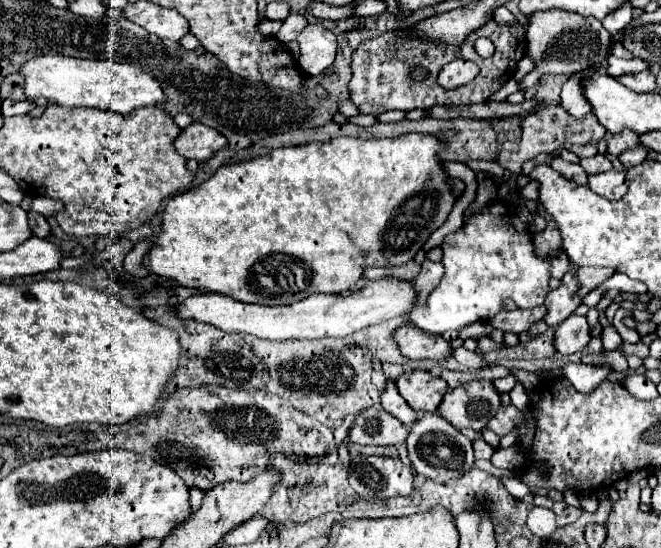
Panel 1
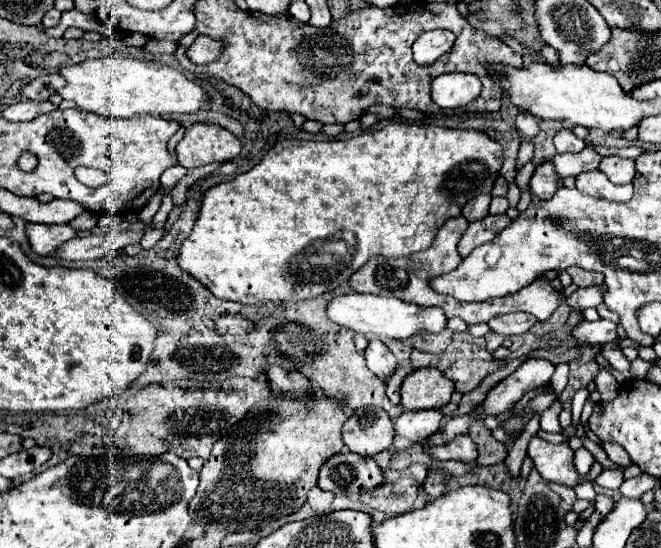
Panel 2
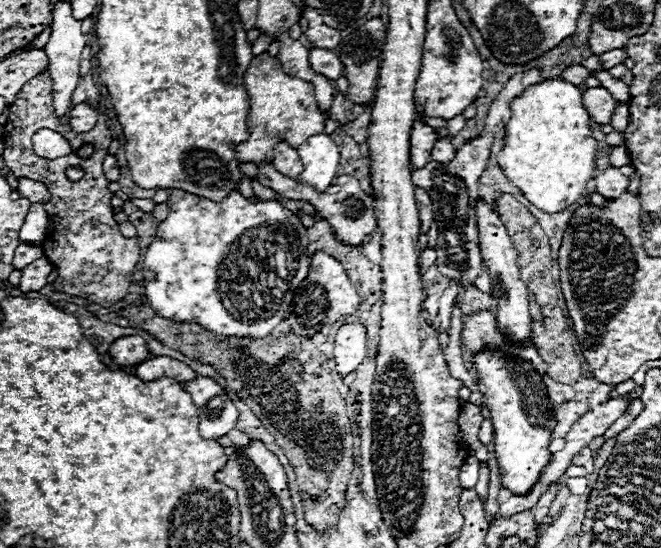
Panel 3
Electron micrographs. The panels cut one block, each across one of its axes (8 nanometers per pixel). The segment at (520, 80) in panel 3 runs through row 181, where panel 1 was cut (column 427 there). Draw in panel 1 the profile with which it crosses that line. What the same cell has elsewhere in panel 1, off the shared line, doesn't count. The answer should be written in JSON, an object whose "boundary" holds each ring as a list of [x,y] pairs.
{"boundary":[[[420,412],[418,420],[410,428],[406,446],[408,446],[408,458],[412,462],[412,468],[418,474],[422,474],[438,484],[446,484],[448,480],[466,474],[474,464],[472,442],[462,432],[458,432],[454,426],[450,426],[446,420],[438,418],[438,414]]]}

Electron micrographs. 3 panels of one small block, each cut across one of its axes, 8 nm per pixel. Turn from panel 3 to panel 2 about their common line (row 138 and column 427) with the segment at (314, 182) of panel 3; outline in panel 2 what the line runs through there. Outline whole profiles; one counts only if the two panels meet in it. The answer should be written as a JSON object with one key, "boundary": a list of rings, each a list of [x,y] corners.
{"boundary":[[[346,294],[330,300],[328,304],[328,318],[336,324],[350,328],[354,332],[362,332],[366,336],[374,338],[390,338],[390,340],[406,340],[414,334],[422,332],[442,332],[446,328],[446,314],[442,308],[422,308],[420,304],[410,304],[398,298],[386,298],[386,296],[374,296],[374,294]]]}

